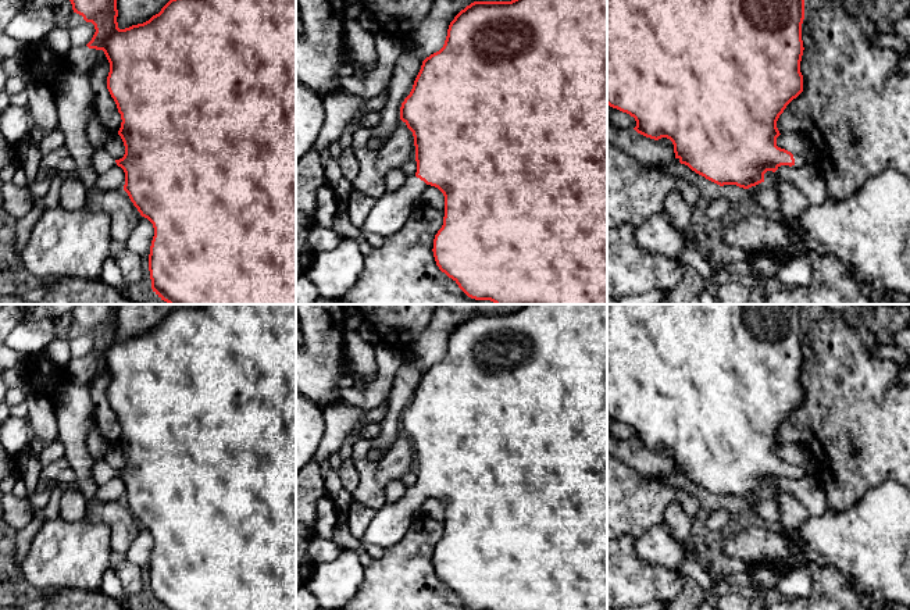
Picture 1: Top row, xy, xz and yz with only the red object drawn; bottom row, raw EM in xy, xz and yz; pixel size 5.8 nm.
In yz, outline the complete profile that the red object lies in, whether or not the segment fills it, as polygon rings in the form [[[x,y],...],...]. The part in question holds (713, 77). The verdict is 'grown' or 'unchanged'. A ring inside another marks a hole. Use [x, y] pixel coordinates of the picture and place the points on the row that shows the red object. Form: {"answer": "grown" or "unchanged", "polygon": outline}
{"answer": "grown", "polygon": [[[607,0],[607,104],[634,117],[638,133],[654,140],[670,139],[681,164],[720,186],[749,189],[764,182],[767,171],[775,172],[781,165],[814,170],[817,160],[810,161],[806,156],[792,154],[777,146],[781,135],[777,121],[786,106],[803,92],[803,19],[804,0]]]}

